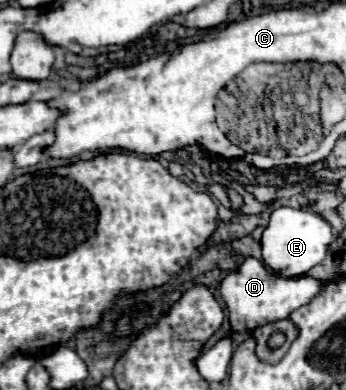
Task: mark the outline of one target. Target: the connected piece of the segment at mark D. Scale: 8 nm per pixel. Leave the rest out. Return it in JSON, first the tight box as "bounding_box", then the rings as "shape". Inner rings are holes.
{"bounding_box":[220,257,322,333],"shape":[[[248,257],[236,271],[224,277],[220,283],[220,297],[226,305],[228,319],[234,333],[252,333],[256,327],[268,325],[272,321],[288,319],[292,311],[306,305],[316,293],[322,289],[320,281],[312,277],[294,277],[294,279],[282,279],[276,273],[270,273],[268,267],[264,267],[258,259]]]}

